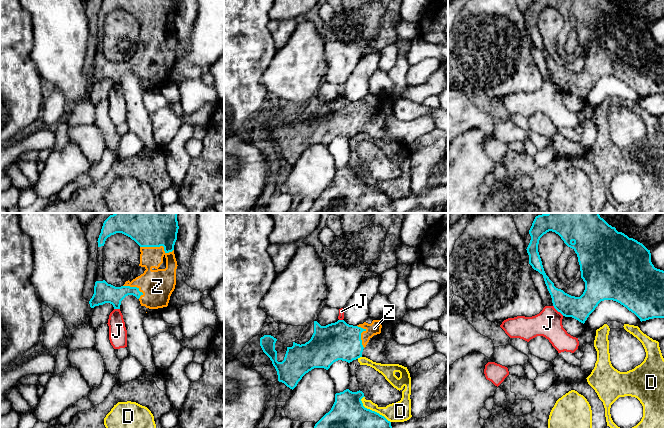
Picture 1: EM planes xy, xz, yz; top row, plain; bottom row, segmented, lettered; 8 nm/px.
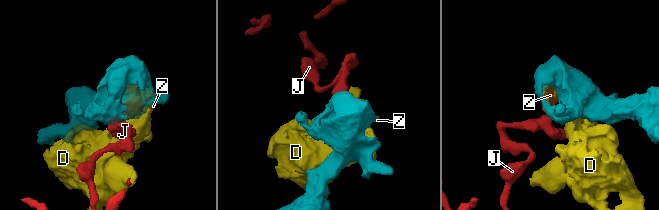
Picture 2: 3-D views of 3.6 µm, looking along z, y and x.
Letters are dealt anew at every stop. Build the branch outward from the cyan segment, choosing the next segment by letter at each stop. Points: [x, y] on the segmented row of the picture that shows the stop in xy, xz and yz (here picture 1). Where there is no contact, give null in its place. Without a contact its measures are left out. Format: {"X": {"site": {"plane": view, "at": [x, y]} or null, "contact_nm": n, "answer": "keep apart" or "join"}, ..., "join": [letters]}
{"D": {"site": {"plane": "xz", "at": [374, 411]}, "contact_nm": 320, "answer": "keep apart"}, "J": {"site": {"plane": "yz", "at": [558, 311]}, "contact_nm": 120, "answer": "keep apart"}, "Z": {"site": {"plane": "xy", "at": [158, 246]}, "contact_nm": 280, "answer": "join"}, "join": ["Z"]}

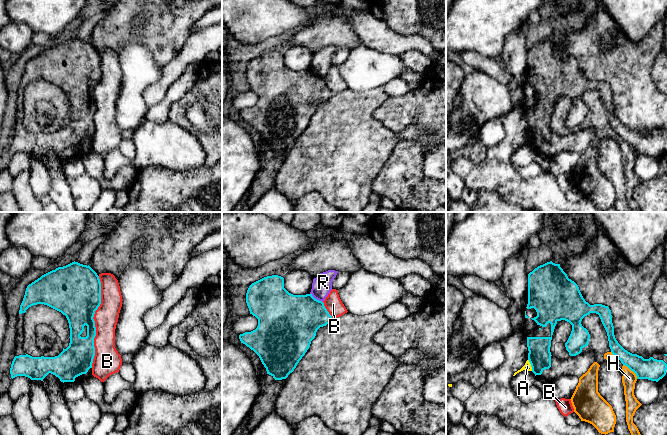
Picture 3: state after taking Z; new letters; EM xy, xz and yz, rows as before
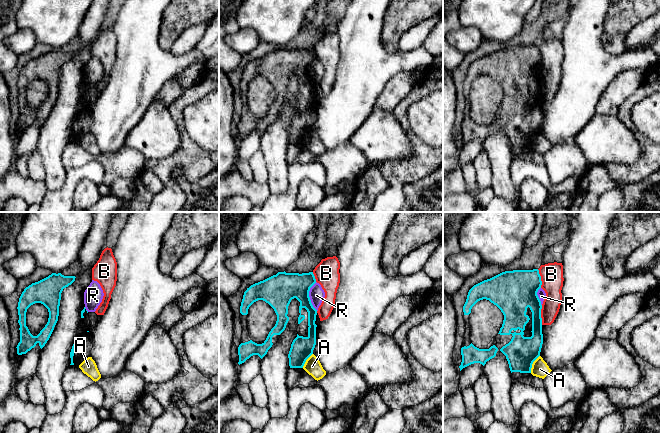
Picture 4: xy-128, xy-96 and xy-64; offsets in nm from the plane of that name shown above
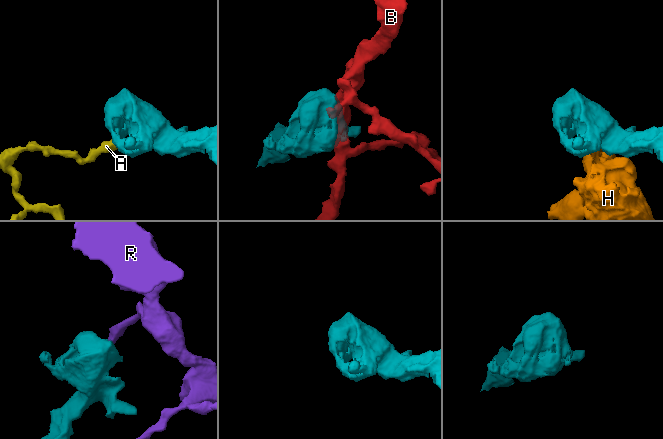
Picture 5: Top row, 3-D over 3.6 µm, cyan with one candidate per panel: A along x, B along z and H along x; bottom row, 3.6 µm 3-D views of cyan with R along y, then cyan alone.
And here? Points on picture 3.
{"A": {"site": {"plane": "yz", "at": [531, 365]}, "contact_nm": 100, "answer": "keep apart"}, "B": {"site": {"plane": "xy", "at": [94, 322]}, "contact_nm": 750, "answer": "keep apart"}, "H": {"site": {"plane": "yz", "at": [631, 370]}, "contact_nm": 170, "answer": "keep apart"}, "R": {"site": {"plane": "xz", "at": [316, 299]}, "contact_nm": 130, "answer": "keep apart"}, "join": []}

